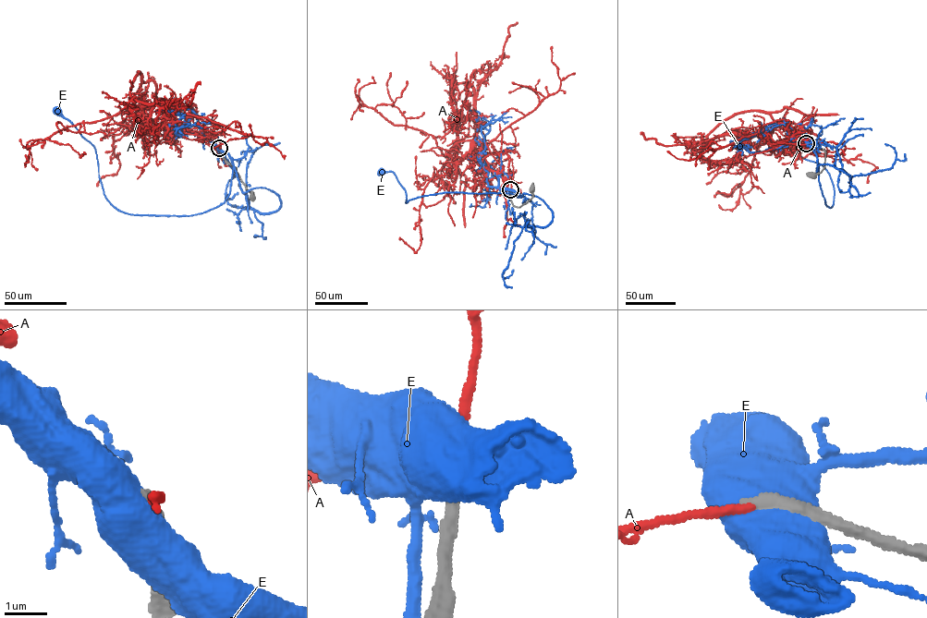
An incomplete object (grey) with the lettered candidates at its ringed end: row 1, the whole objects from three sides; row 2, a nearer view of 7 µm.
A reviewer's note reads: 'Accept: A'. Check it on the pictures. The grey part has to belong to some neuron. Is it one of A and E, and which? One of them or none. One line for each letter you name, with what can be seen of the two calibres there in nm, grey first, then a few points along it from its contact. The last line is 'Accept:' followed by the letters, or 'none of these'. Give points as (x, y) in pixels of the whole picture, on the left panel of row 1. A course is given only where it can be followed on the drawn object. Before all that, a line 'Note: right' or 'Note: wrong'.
Note: wrong
Accept: none of these

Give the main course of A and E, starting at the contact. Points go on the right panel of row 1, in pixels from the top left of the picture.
A: (806, 143), (729, 133), (704, 144), (757, 111), (774, 125), (762, 144), (667, 151)
E: (808, 144), (816, 154), (821, 189), (831, 207), (834, 190), (828, 173), (798, 155), (795, 147)

